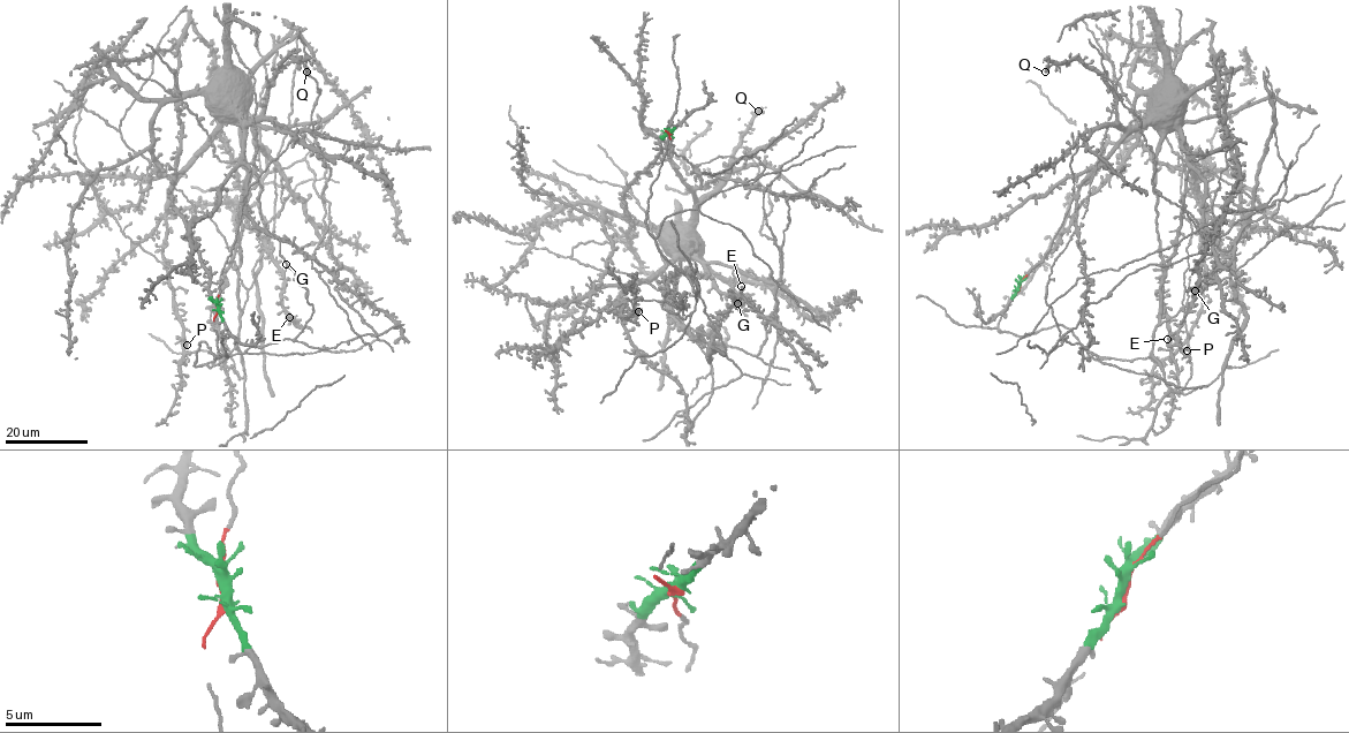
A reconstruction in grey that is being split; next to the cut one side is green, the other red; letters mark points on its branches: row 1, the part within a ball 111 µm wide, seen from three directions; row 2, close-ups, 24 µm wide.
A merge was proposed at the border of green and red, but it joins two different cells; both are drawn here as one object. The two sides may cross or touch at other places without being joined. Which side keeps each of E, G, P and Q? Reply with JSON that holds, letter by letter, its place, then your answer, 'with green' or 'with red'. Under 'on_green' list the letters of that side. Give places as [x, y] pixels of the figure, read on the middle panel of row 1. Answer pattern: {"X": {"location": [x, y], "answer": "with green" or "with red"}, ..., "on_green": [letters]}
{"E": {"location": [741, 286], "answer": "with green"}, "G": {"location": [737, 303], "answer": "with green"}, "P": {"location": [638, 311], "answer": "with red"}, "Q": {"location": [758, 111], "answer": "with red"}, "on_green": ["E", "G"]}

